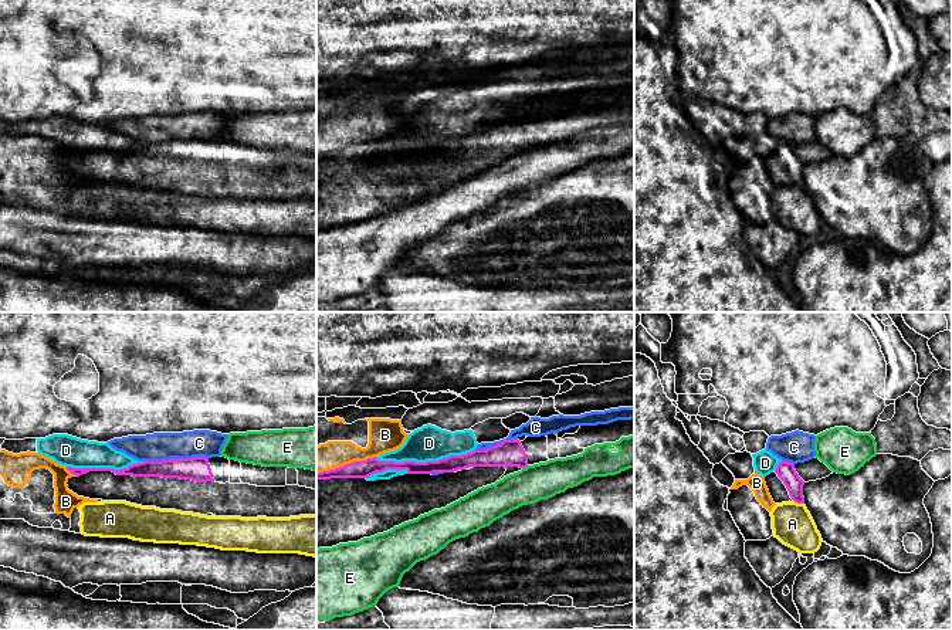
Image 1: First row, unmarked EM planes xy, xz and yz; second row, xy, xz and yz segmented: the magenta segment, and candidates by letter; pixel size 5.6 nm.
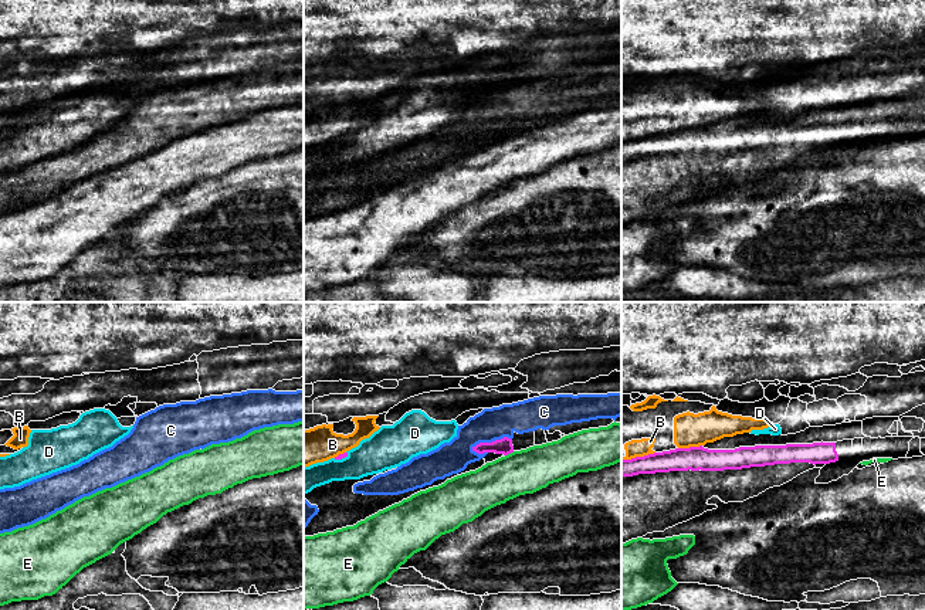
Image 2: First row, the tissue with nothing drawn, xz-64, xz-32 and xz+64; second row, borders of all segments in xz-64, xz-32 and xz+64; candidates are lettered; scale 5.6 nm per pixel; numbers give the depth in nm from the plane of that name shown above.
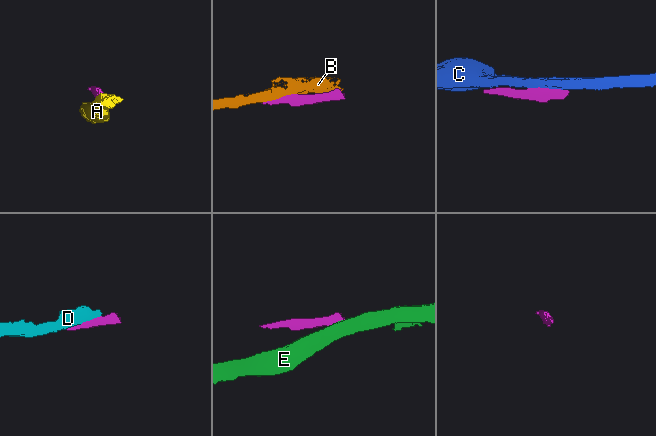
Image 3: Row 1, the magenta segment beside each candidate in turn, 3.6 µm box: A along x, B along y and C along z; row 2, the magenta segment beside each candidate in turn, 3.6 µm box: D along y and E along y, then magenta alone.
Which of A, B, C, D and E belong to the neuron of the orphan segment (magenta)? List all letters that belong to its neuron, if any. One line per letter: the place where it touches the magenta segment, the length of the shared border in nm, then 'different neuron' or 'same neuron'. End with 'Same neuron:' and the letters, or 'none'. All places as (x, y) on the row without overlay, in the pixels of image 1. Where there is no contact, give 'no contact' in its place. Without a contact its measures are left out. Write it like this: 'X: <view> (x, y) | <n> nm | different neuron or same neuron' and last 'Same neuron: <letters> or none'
A: yz (799, 185) | 70 nm | different neuron
B: xz (346, 146) | 340 nm | different neuron
C: xy (175, 141) | 360 nm | different neuron
D: xz (424, 145) | 550 nm | different neuron
E: xz (525, 149) | 40 nm | different neuron
Same neuron: none

